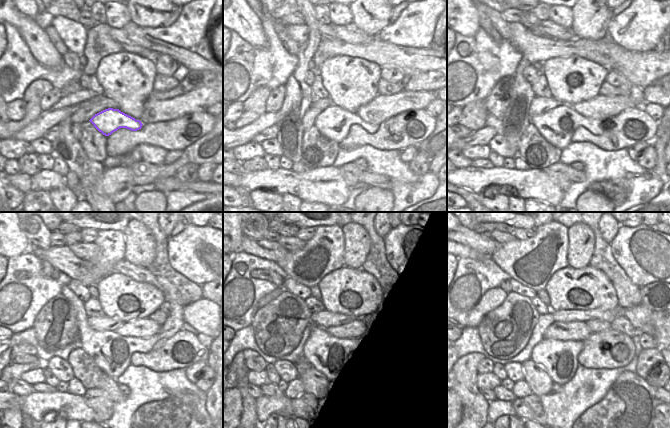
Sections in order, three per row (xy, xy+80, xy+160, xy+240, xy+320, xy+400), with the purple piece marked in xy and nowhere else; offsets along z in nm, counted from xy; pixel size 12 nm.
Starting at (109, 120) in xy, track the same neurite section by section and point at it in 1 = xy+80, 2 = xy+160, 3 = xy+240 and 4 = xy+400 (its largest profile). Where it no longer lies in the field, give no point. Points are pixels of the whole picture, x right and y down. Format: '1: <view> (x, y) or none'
1: xy+80 (333, 122)
2: xy+160 (557, 126)
3: xy+240 (111, 352)
4: xy+400 (559, 358)

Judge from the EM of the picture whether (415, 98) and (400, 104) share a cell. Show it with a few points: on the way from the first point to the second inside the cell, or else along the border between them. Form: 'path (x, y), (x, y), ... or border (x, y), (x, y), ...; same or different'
path (411, 100), (404, 101); same

